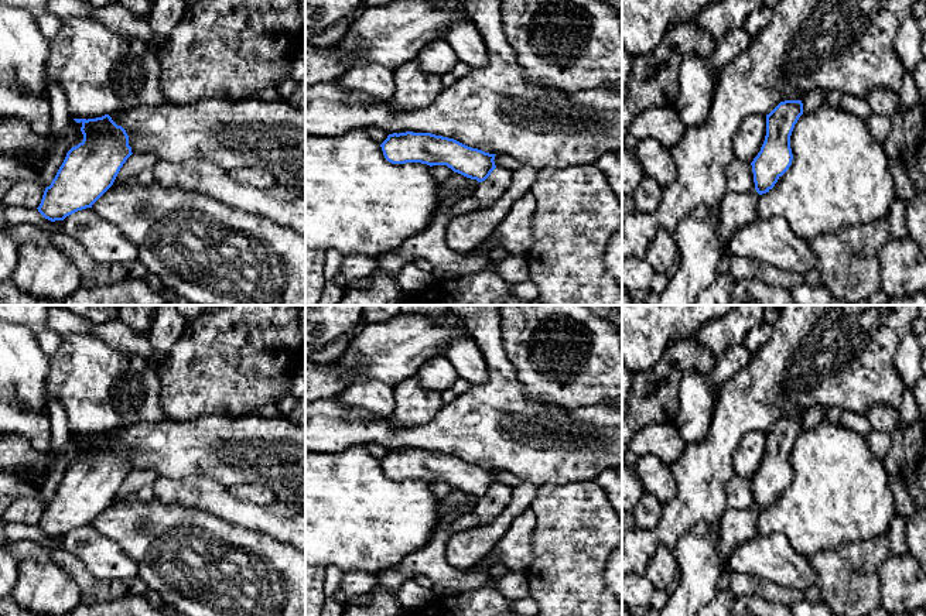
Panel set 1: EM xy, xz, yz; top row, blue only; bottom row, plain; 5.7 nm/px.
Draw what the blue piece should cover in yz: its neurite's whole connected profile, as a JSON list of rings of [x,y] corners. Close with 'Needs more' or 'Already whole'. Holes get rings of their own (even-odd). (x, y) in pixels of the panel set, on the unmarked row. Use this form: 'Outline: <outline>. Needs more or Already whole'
Outline: [[[802,417],[780,418],[766,431],[765,458],[751,479],[755,506],[759,511],[769,509],[792,482],[790,452],[802,431]]]. Already whole

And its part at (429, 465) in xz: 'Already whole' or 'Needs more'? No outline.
Already whole

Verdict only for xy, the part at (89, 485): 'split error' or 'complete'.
complete

